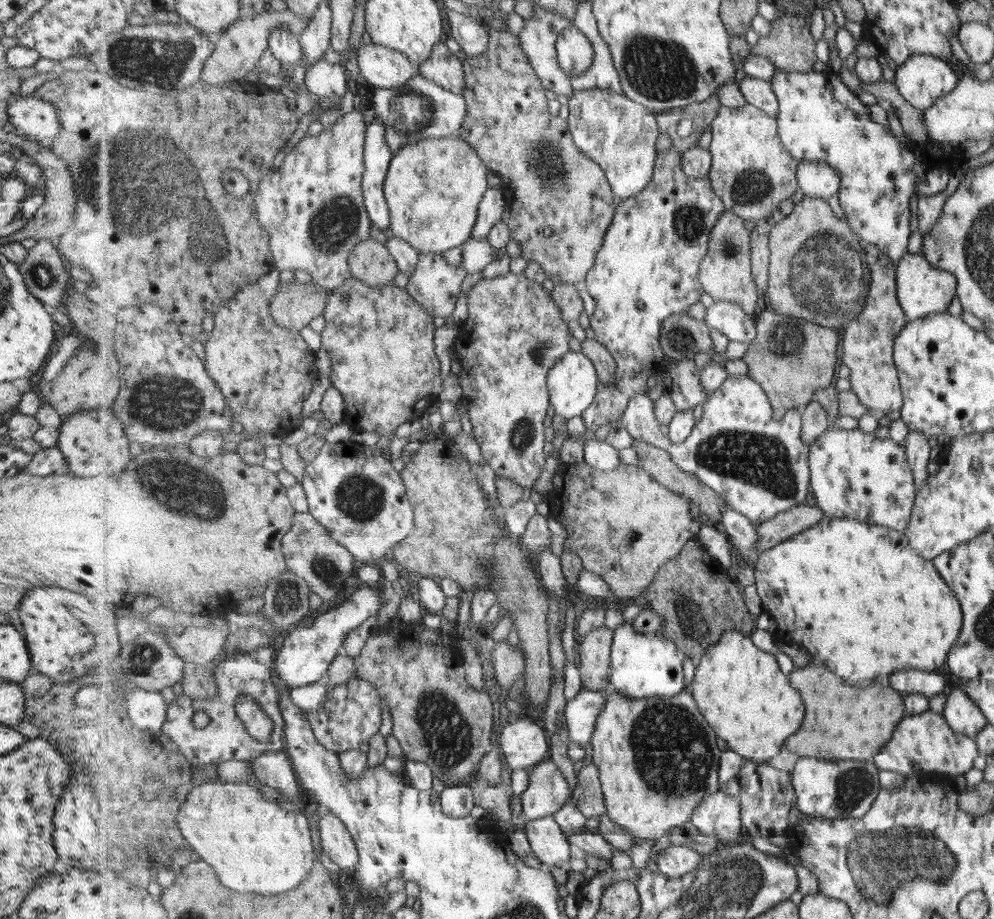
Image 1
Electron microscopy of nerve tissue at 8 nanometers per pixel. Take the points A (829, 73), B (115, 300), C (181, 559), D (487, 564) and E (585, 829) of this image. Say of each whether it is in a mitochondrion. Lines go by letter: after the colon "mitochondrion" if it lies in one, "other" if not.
A: other
B: other
C: other
D: mitochondrion
E: other

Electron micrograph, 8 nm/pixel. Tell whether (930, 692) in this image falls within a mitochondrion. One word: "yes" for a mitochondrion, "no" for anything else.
no

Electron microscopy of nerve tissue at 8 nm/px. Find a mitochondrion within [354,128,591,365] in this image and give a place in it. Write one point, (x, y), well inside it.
(544, 160)

